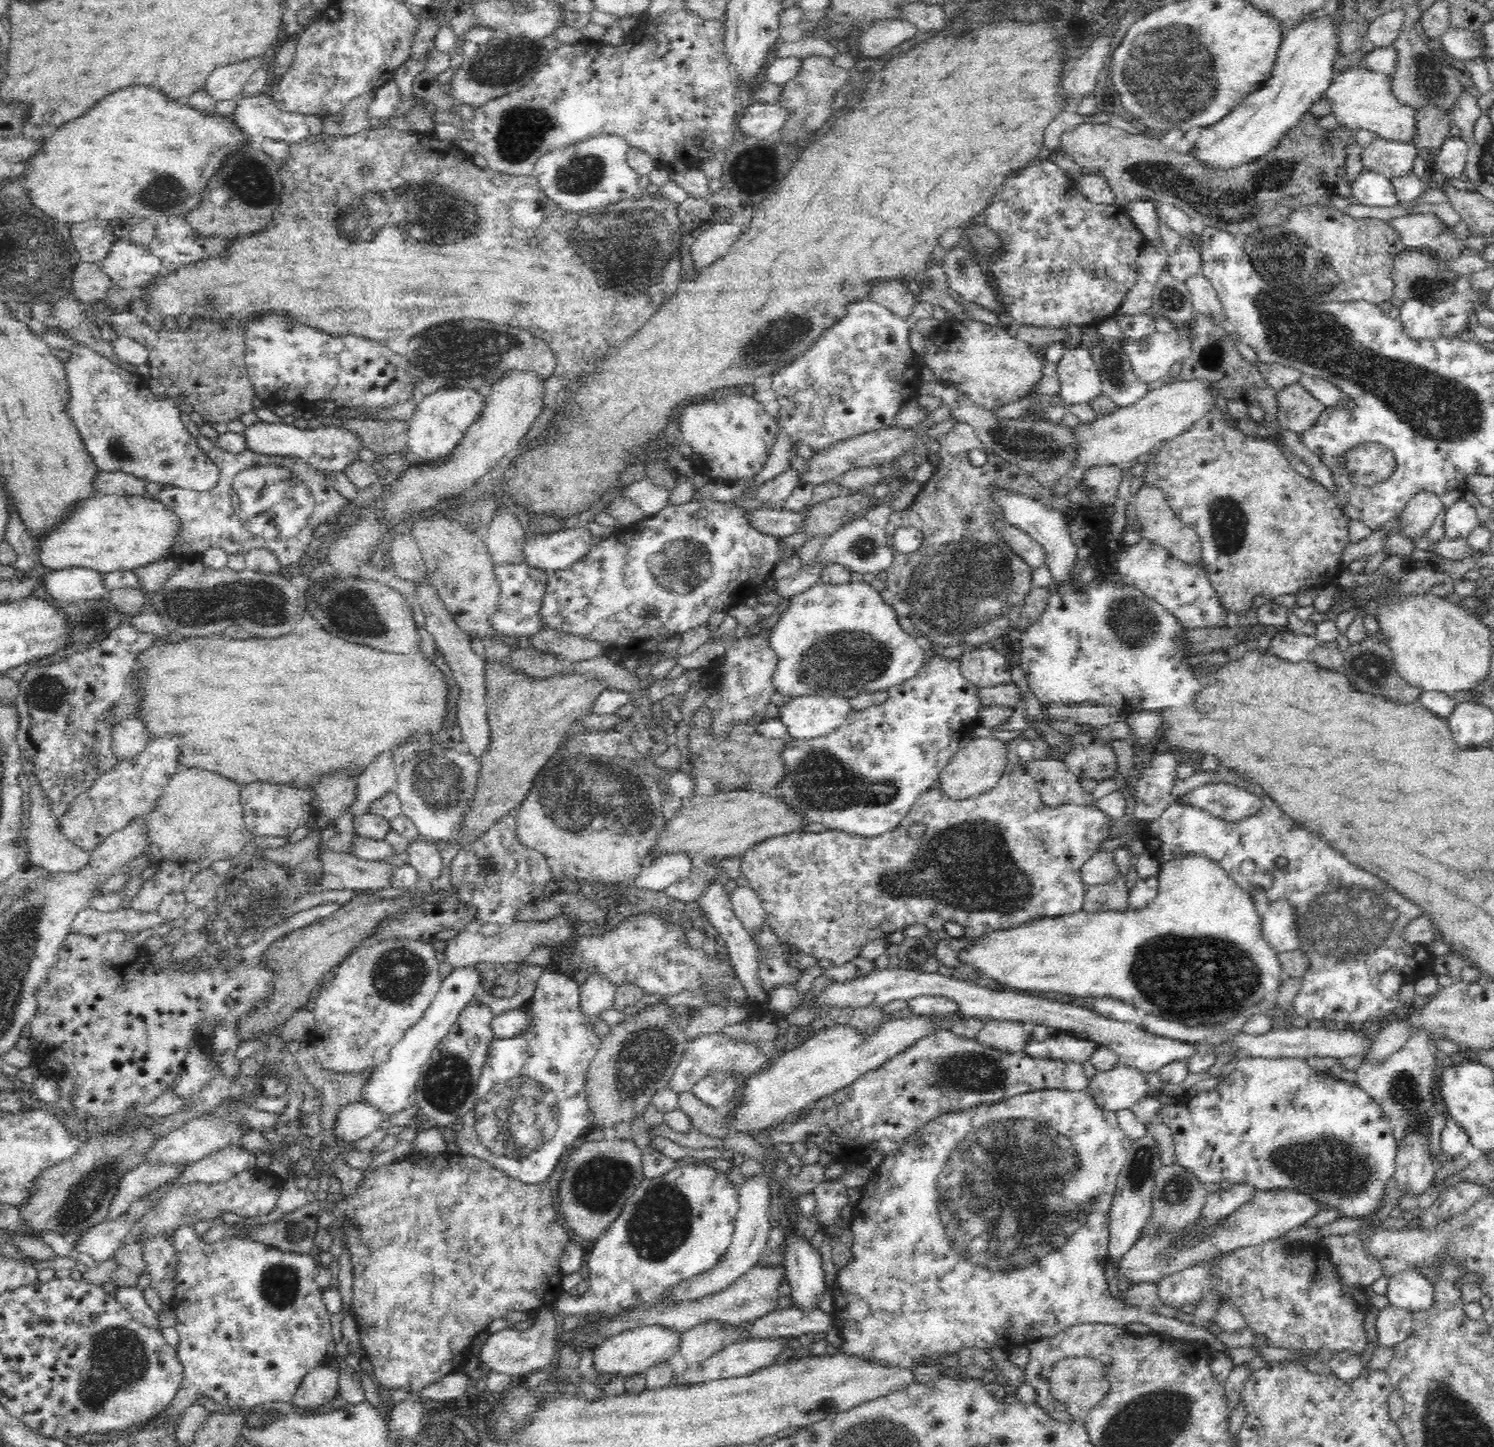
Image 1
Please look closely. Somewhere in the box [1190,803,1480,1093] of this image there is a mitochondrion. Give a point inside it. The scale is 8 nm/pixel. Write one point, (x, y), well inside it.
(1351, 920)

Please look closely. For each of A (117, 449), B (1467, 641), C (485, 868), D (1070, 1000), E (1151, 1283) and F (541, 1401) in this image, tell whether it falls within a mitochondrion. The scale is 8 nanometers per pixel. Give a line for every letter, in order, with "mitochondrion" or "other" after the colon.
A: mitochondrion
B: other
C: mitochondrion
D: other
E: other
F: other

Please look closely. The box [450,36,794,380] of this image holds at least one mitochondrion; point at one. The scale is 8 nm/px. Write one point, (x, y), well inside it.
(648, 234)

